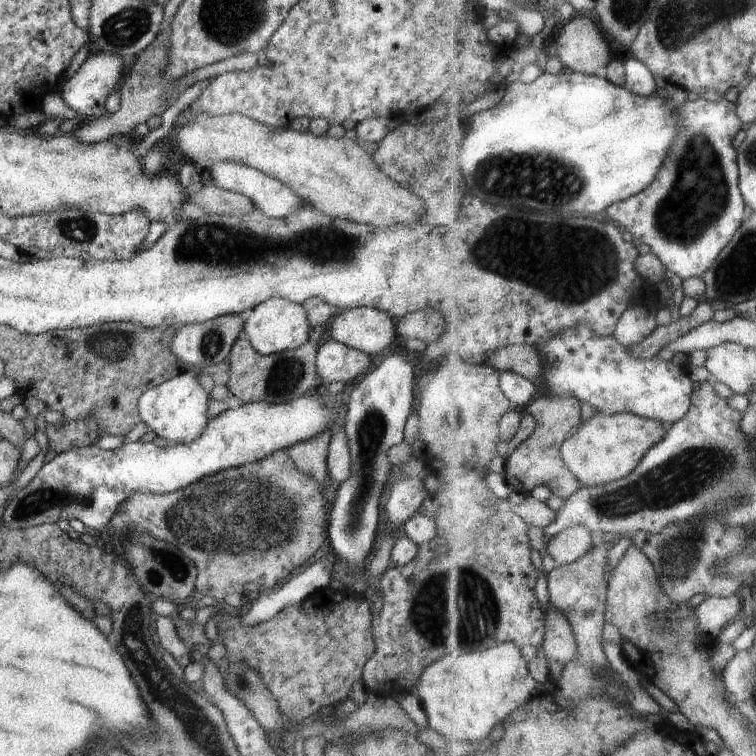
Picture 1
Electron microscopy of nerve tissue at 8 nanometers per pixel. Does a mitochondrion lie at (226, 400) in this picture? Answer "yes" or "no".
no

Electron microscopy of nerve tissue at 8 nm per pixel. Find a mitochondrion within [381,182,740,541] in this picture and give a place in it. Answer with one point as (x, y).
(569, 263)

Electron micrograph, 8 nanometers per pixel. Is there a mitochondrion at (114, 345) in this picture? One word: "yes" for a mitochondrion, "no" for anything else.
yes

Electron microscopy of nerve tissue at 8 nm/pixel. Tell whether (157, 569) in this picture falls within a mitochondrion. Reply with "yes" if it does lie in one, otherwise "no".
yes

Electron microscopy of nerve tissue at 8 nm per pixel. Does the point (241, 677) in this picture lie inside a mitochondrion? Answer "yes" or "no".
yes

